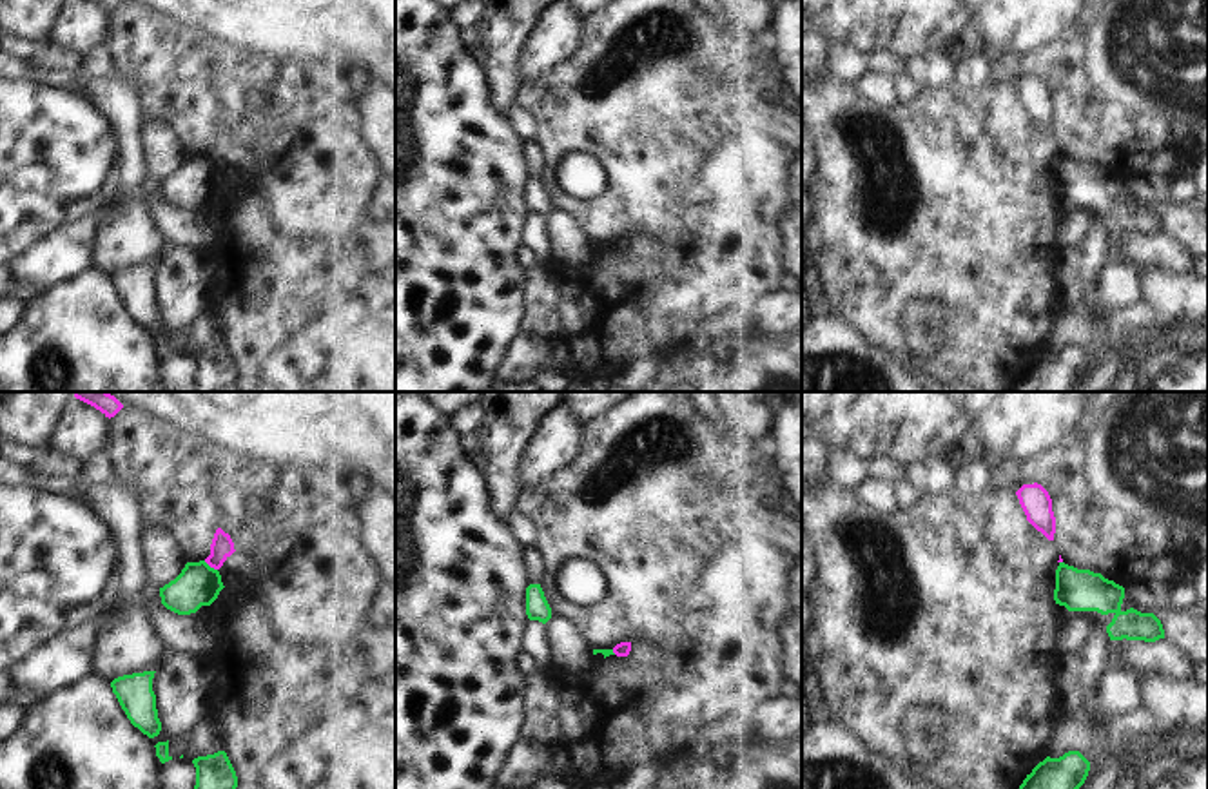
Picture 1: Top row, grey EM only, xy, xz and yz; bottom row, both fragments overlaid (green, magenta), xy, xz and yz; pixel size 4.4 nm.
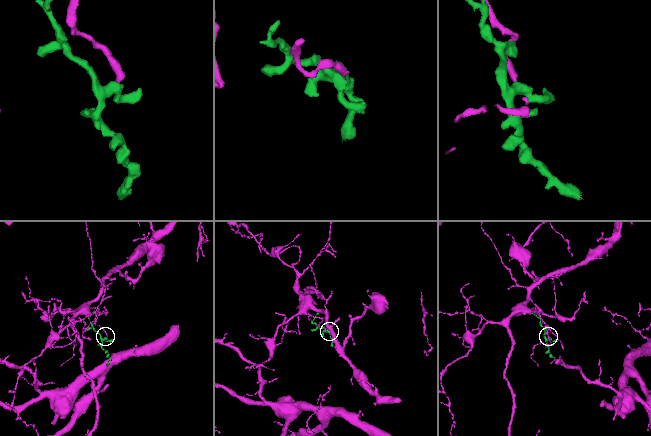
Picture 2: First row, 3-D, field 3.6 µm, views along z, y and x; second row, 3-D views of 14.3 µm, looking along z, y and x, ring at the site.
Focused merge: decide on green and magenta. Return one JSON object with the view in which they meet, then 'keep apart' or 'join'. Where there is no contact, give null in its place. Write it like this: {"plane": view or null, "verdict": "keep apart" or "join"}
{"plane": "xy", "verdict": "keep apart"}

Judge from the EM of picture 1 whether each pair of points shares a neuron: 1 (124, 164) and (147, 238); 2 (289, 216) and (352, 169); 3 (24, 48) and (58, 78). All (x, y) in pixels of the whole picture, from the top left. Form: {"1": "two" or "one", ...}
{"1": "one", "2": "one", "3": "two"}

